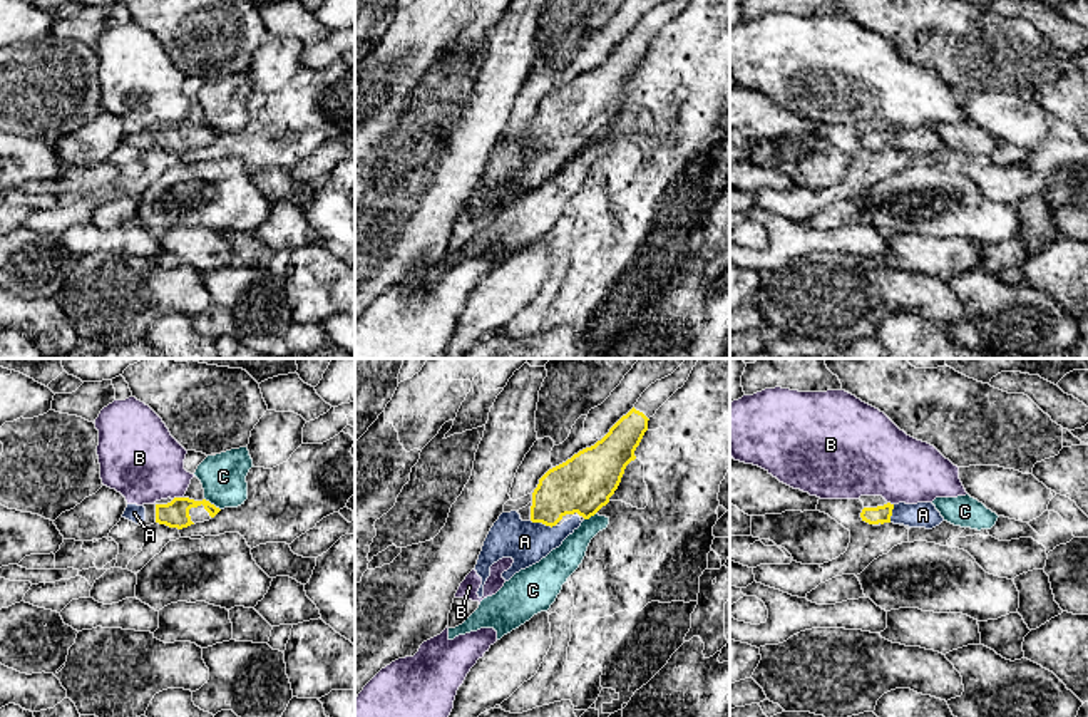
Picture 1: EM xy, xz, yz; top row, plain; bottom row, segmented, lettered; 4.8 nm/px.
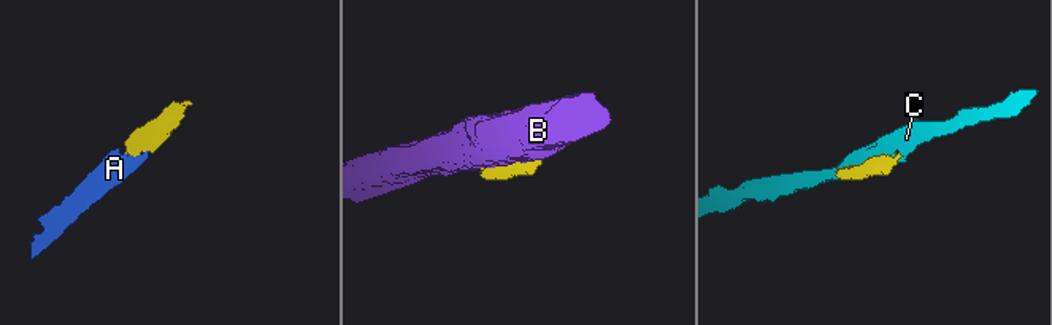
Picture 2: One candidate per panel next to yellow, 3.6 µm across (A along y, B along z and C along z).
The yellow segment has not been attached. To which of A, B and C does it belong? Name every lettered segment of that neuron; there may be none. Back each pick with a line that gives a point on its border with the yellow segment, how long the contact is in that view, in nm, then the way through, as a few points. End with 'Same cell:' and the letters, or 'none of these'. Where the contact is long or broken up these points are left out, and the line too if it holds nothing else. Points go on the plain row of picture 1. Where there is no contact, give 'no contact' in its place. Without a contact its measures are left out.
A: contact xz (543, 148); length 120 nm; way xz (578, 109), (543, 148), (524, 166)
Same cell: A

